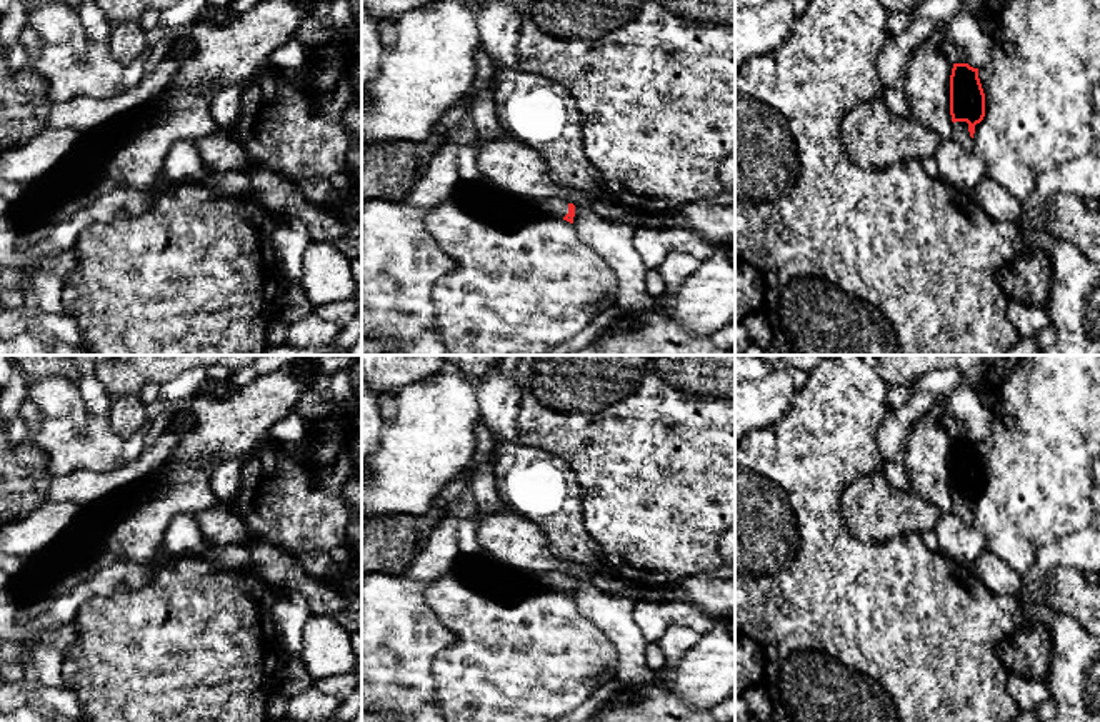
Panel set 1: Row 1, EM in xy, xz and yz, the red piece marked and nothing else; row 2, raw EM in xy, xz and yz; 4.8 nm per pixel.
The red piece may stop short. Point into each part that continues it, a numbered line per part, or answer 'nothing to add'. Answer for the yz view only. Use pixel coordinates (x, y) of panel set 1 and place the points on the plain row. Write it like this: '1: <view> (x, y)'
1: yz (960, 502)

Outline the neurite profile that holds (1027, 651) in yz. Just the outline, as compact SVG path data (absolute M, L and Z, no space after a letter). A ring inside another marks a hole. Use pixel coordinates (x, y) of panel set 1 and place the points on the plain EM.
M1023 620L998 644L1008 674L1045 680L1052 662L1052 634L1043 620Z

